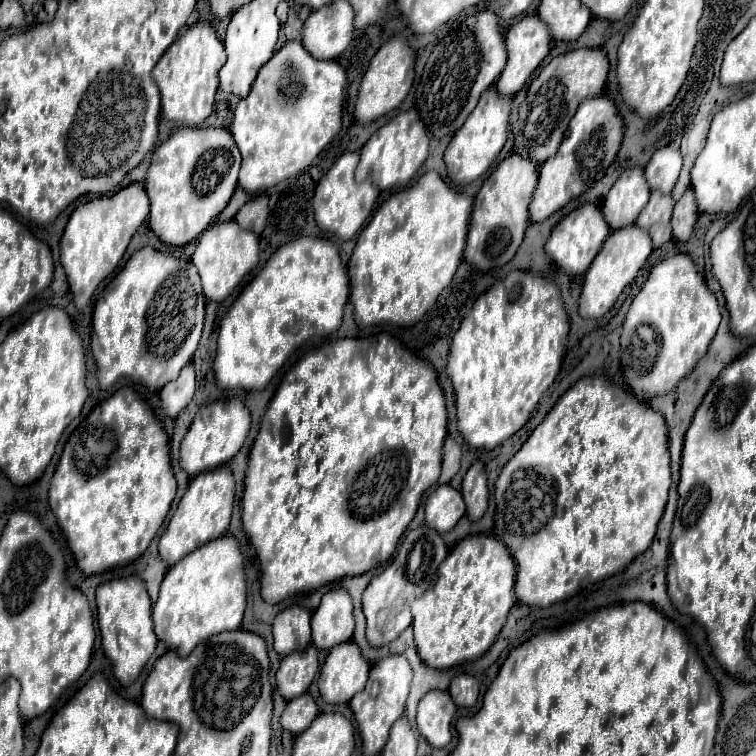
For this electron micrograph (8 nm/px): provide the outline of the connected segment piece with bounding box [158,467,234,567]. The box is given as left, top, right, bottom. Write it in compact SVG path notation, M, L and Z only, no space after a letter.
M218 467L214 471L204 471L202 475L196 475L190 481L188 491L180 499L178 509L172 515L164 535L160 537L158 543L160 559L168 567L172 567L190 551L226 535L226 529L230 525L230 515L232 515L232 503L234 503L234 475L230 467Z

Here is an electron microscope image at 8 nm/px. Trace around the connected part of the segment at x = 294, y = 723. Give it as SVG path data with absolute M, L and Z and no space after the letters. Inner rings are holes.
M304 693L286 705L286 709L280 717L280 723L286 731L298 735L298 733L306 731L306 727L310 727L310 723L316 719L316 715L318 715L318 707L316 707L314 699L308 693Z

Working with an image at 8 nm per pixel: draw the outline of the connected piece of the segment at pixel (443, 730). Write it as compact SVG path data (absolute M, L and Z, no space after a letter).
M428 691L418 703L418 729L432 747L446 747L452 741L452 719L456 705L448 691Z

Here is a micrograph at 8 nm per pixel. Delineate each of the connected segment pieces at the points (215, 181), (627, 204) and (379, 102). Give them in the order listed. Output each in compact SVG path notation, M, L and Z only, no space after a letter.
M182 127L180 131L172 133L164 143L160 143L152 151L150 167L146 173L146 185L144 185L152 205L148 225L156 233L156 237L166 245L176 245L176 247L182 247L194 241L228 205L238 183L238 169L240 169L240 151L230 131L214 129L214 127L208 127L208 129Z
M640 167L626 169L620 179L612 185L602 213L612 229L628 227L636 221L636 215L648 203L650 187L646 187L646 177L642 175Z
M392 37L384 43L378 53L372 57L368 71L364 73L358 89L358 99L354 103L354 119L362 125L372 123L374 119L396 109L408 95L414 81L414 51L402 37Z

